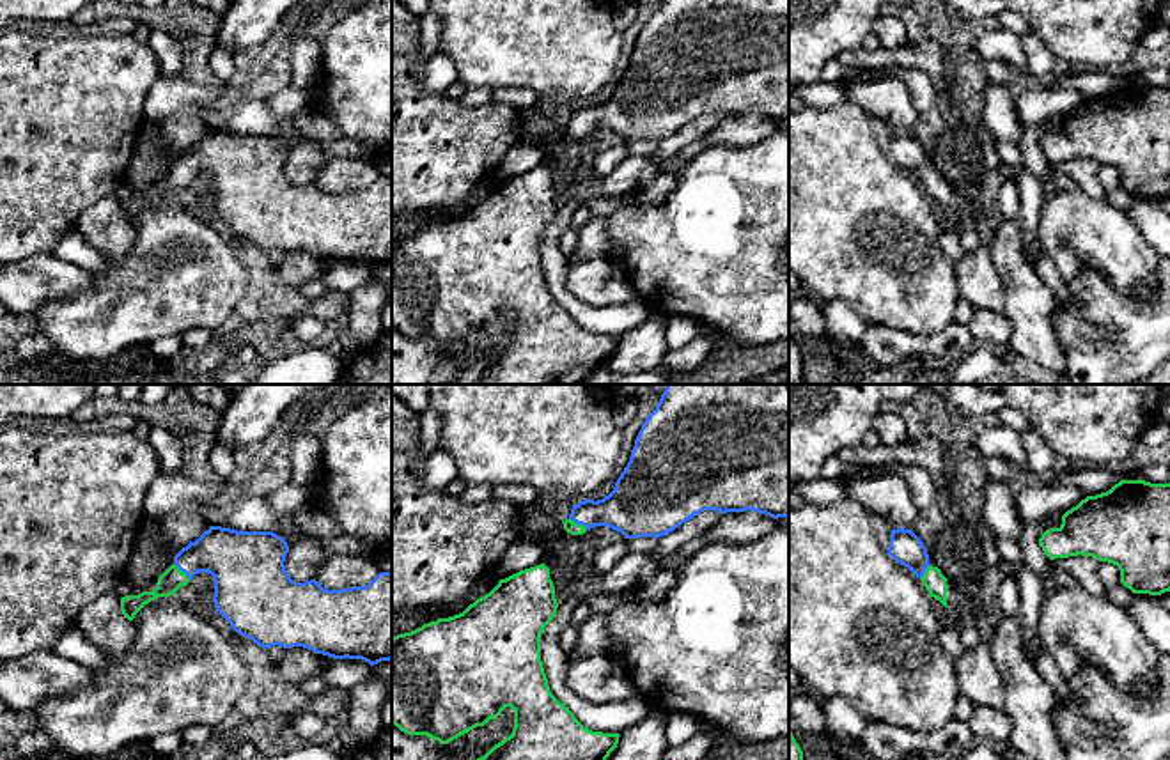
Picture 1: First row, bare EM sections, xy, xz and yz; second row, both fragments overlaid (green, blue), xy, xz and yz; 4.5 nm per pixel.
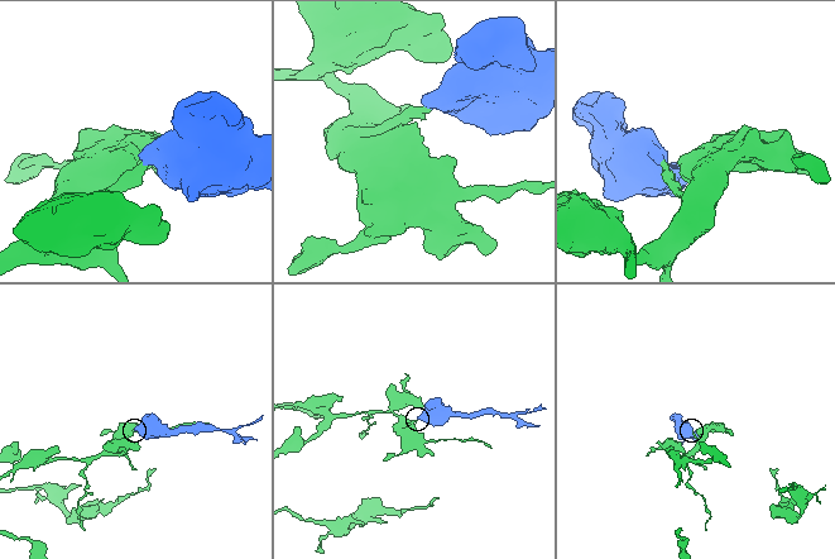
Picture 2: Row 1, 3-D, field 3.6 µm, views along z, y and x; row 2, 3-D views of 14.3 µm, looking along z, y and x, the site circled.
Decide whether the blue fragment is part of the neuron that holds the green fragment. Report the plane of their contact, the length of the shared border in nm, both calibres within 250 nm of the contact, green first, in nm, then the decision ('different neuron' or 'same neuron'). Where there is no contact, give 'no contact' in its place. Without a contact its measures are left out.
meets green in xz; contact 100 nm long; 60 nm thick on the green side, 220 nm on the other; same neuron

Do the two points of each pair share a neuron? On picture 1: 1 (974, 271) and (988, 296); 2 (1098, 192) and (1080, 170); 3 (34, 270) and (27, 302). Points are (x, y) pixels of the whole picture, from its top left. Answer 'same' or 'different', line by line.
1: same
2: same
3: same

